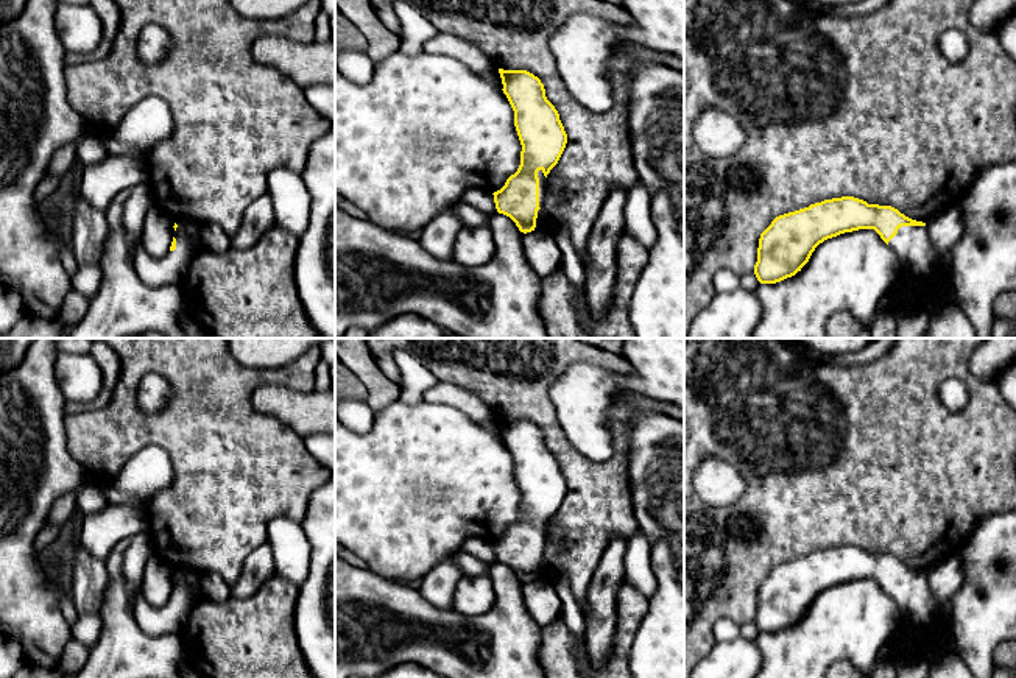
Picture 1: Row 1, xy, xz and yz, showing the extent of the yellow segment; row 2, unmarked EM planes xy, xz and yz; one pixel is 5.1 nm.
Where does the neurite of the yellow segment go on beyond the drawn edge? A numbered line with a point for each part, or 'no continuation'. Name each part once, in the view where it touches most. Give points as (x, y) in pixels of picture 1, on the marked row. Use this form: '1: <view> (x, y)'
1: xz (543, 181)

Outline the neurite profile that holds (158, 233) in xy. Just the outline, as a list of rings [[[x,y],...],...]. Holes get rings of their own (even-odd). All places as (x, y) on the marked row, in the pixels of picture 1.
[[[153,204],[153,207],[146,212],[140,238],[145,251],[151,257],[162,259],[170,252],[175,237],[173,226],[175,220]]]

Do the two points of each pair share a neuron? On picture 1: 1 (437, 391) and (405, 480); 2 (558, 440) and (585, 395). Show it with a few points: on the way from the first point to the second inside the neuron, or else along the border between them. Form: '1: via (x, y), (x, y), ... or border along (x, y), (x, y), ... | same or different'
1: border along (423, 398), (432, 402), (448, 402), (468, 415) | different
2: border along (549, 398), (566, 438), (588, 459) | different

